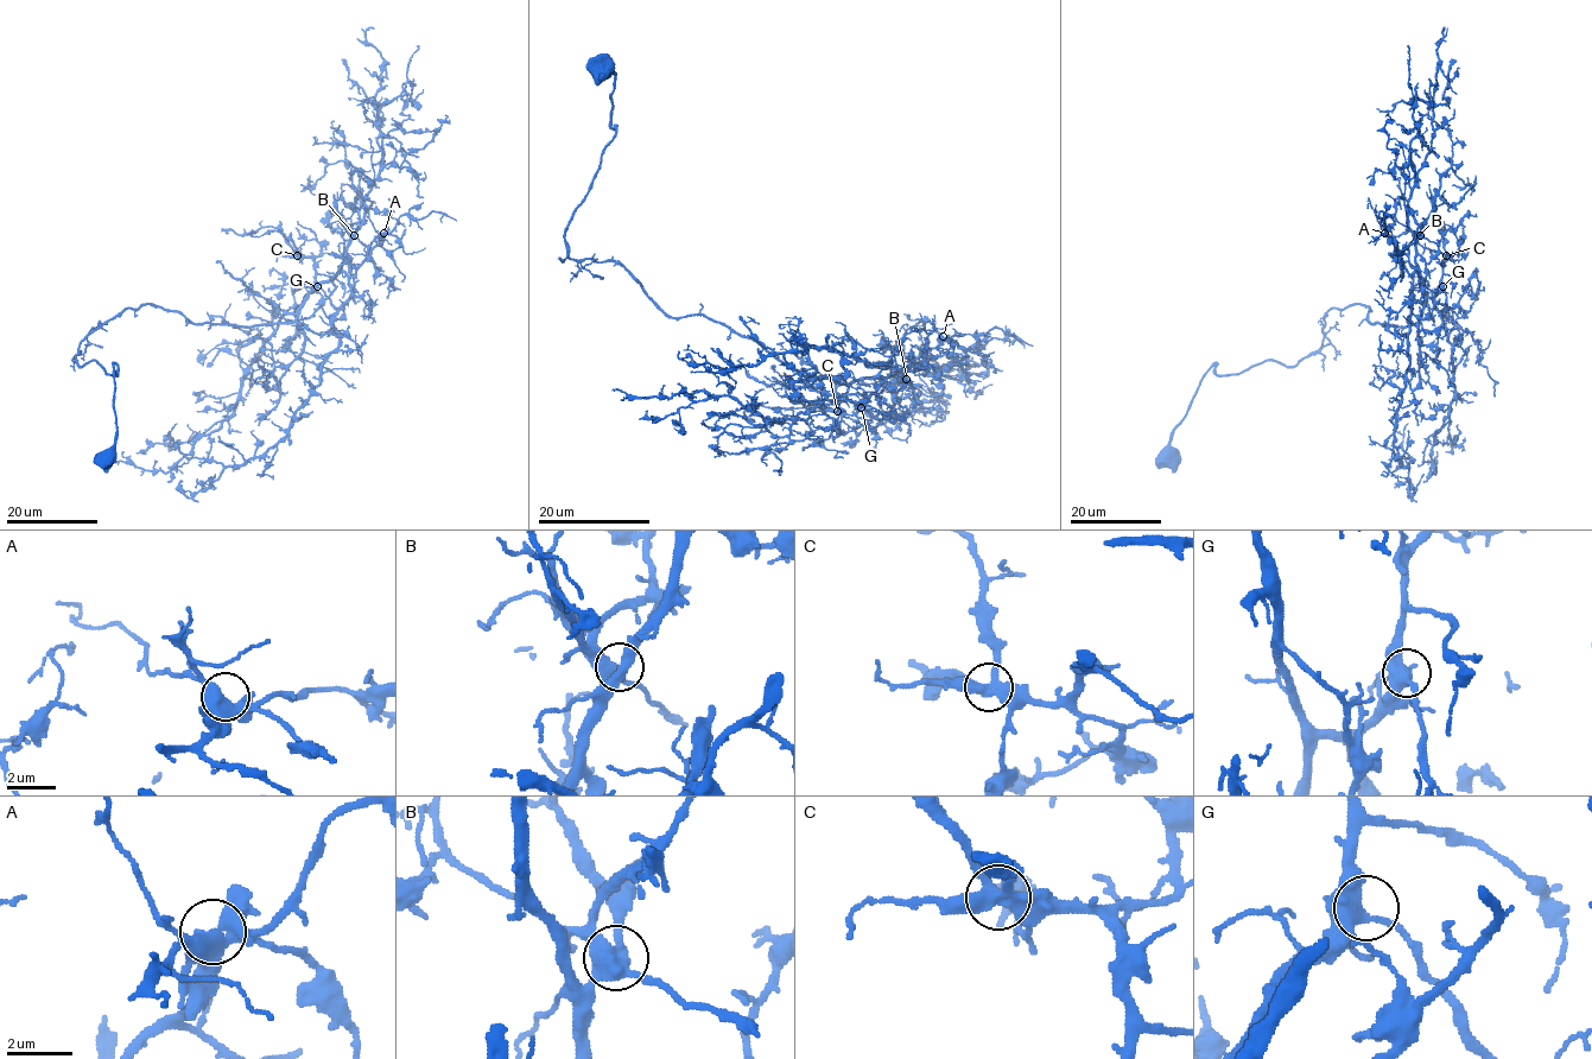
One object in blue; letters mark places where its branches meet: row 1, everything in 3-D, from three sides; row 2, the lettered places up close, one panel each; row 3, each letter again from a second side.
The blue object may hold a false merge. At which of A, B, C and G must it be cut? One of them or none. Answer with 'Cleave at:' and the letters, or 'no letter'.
Cleave at: no letter

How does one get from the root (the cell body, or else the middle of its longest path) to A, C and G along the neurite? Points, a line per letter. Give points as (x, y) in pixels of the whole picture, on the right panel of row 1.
A: (1166, 457), (1216, 363), (1218, 374), (1295, 366), (1321, 346), (1331, 309), (1418, 322), (1419, 274), (1384, 233)
C: (1166, 457), (1216, 363), (1295, 366), (1353, 304), (1415, 324), (1446, 255)
G: (1166, 457), (1216, 363), (1295, 366), (1353, 304), (1415, 324), (1443, 286)

